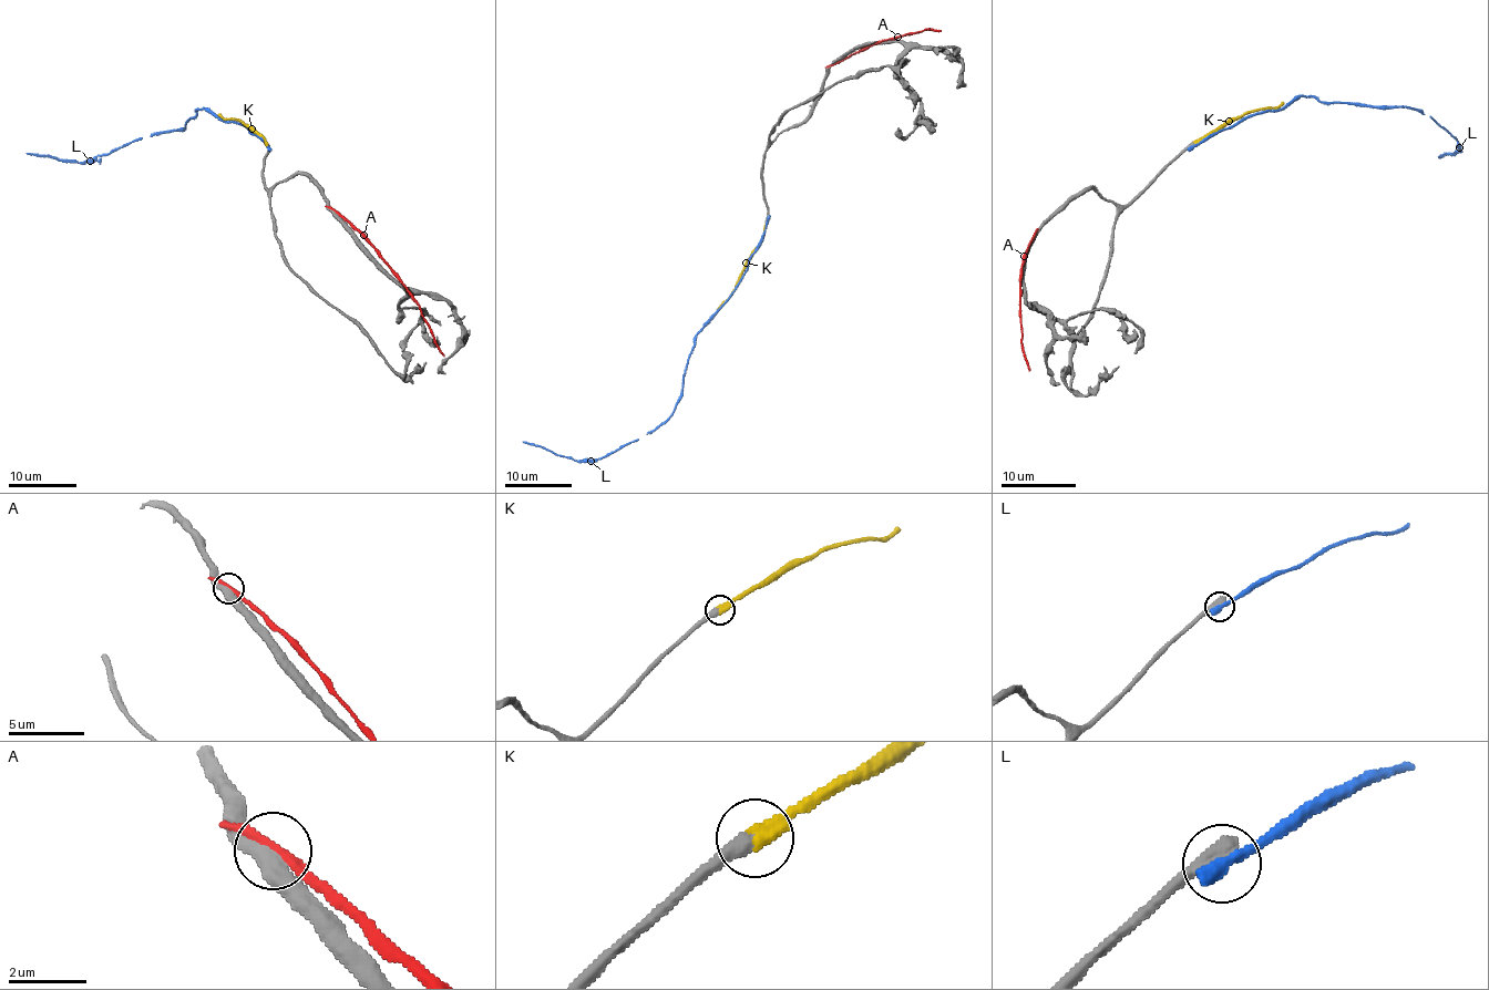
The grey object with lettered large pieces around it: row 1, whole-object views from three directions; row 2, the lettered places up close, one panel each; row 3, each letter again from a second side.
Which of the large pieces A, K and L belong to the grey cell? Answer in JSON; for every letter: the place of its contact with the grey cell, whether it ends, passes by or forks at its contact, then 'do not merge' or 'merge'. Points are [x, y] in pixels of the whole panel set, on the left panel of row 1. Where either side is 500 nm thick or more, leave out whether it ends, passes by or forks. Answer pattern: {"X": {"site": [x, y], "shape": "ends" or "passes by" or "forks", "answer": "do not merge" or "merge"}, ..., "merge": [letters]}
{"A": {"site": [334, 210], "shape": "passes by", "answer": "do not merge"}, "K": {"site": [267, 144], "shape": "ends", "answer": "merge"}, "L": {"site": [268, 147], "shape": "ends", "answer": "do not merge"}, "merge": ["K"]}

